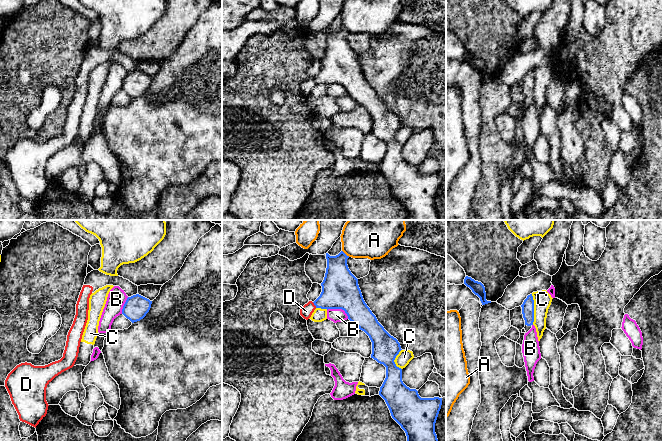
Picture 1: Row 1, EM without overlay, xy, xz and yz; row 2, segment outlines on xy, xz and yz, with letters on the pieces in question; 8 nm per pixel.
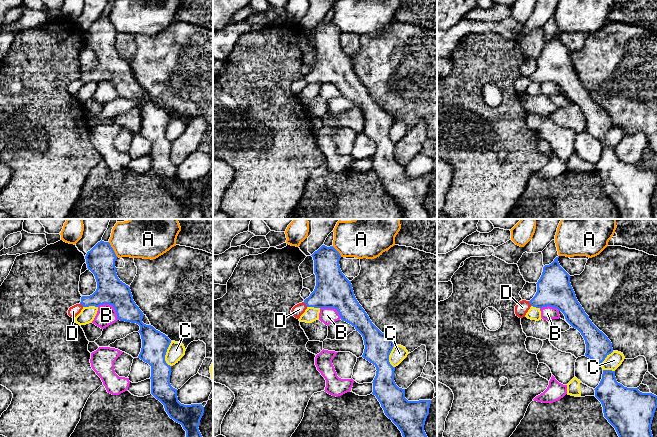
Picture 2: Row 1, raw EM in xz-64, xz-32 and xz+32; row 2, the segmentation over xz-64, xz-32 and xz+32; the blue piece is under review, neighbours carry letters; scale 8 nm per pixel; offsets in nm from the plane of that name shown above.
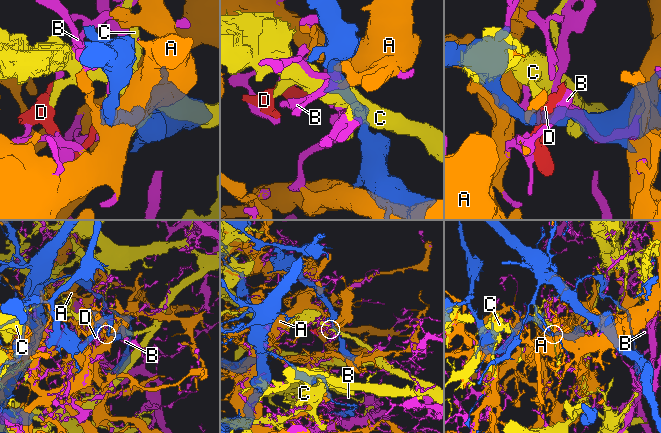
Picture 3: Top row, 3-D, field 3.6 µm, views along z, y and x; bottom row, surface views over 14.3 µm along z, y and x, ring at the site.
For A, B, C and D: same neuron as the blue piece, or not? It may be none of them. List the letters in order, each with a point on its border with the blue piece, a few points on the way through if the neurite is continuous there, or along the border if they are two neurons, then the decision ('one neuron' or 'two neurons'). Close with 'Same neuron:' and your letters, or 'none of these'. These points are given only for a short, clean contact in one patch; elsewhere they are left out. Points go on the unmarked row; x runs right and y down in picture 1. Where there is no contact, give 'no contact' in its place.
A: xz (345, 30) | two neurons
B: xz (339, 84) | two neurons
C: yz (533, 85) | two neurons
D: xz (314, 80) | along xz (312, 78), (316, 83) | two neurons
Same neuron: none of these

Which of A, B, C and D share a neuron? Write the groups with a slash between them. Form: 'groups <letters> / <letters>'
groups A B / C / D

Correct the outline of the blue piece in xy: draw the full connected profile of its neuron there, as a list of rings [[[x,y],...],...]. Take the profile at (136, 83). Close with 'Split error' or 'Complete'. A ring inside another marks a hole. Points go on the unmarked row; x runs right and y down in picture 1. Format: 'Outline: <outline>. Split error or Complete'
Outline: [[[139,70],[133,71],[127,74],[122,90],[132,99],[140,97],[149,88],[151,80],[152,77]]]. Complete

